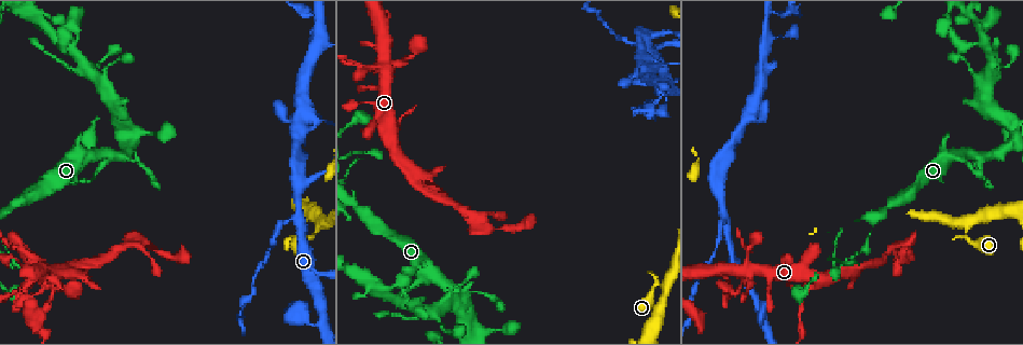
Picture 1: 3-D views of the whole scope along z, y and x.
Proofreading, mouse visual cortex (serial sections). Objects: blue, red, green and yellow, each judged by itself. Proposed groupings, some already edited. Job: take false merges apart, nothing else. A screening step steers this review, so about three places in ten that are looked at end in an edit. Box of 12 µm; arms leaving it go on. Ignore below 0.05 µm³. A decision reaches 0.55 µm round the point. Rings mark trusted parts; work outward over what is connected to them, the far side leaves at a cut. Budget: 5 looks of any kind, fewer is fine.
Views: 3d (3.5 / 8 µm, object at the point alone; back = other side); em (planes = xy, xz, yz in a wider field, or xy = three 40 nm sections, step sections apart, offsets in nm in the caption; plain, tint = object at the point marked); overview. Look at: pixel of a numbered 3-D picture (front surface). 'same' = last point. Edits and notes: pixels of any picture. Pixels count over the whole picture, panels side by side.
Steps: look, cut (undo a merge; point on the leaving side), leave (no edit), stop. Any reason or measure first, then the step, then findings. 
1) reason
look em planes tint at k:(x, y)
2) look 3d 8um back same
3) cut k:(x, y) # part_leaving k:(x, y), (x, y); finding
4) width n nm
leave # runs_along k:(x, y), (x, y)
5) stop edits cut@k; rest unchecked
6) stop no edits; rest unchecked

side arm on a straight run
look 3d 3.5um at 1:(316, 233)

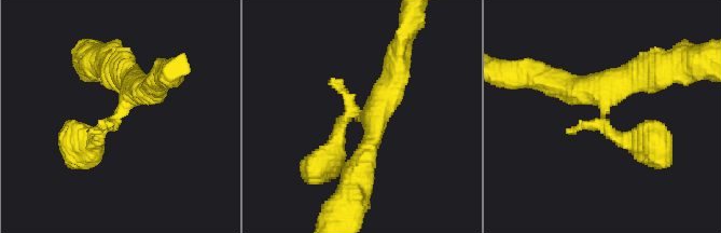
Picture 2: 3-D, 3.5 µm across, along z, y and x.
look em planes tint at 2:(356, 116)

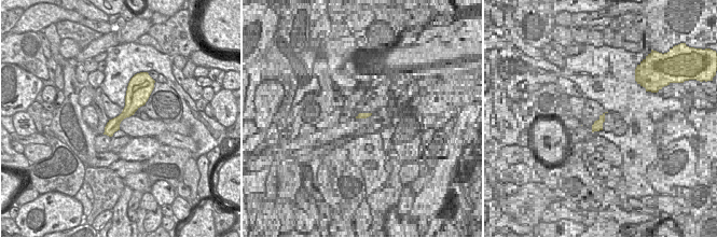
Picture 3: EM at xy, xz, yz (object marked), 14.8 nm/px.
leave # runs_along 2:(87, 142), (130, 96), (123, 67); one cell here

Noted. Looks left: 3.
look 3d 3.5um at 1:(22, 251)

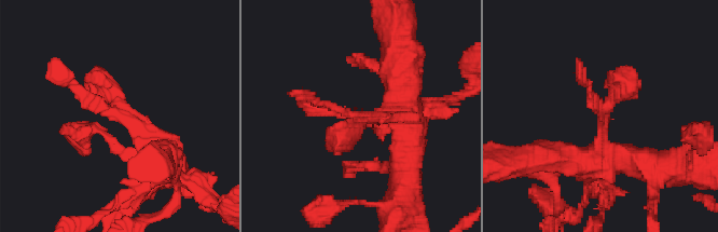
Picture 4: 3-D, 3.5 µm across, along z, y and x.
look em xy step 3 tint at 4:(361, 113)

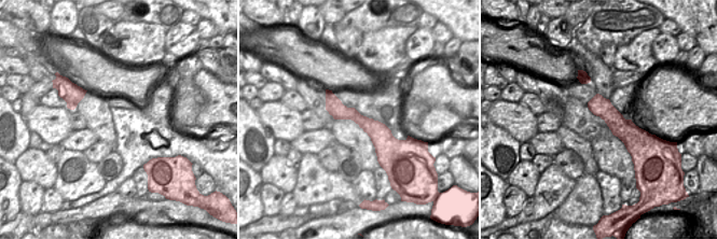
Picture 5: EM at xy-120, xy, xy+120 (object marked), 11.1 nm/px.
leave # runs_along 5:(328, 93), (399, 143); all the same cell

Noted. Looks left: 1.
stop no edits; rest unchecked

